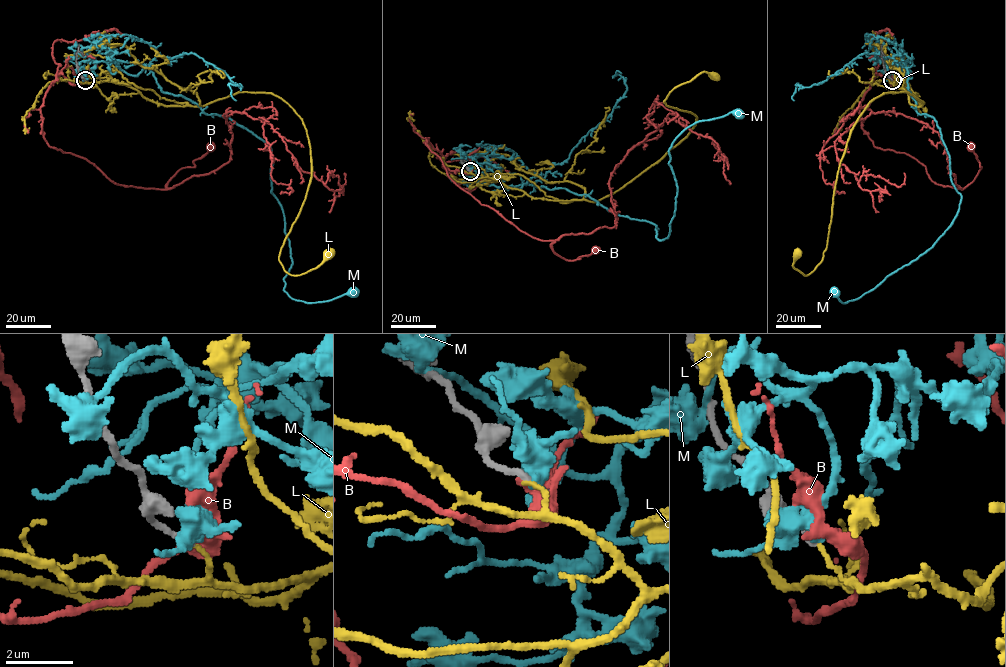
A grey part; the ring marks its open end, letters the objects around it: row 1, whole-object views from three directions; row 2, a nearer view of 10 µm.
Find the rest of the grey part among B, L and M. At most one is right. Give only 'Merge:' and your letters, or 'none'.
Merge: none

